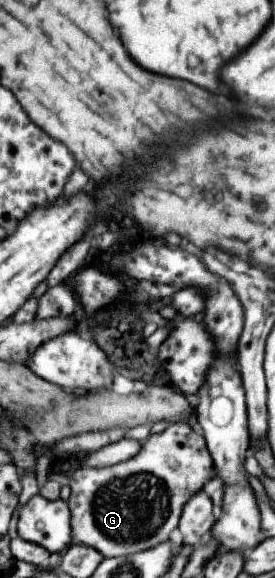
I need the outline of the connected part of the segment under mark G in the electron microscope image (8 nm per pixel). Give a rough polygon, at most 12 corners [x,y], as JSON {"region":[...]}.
{"region":[[190,423],[110,467],[76,462],[71,544],[143,552],[177,528],[212,460]]}

